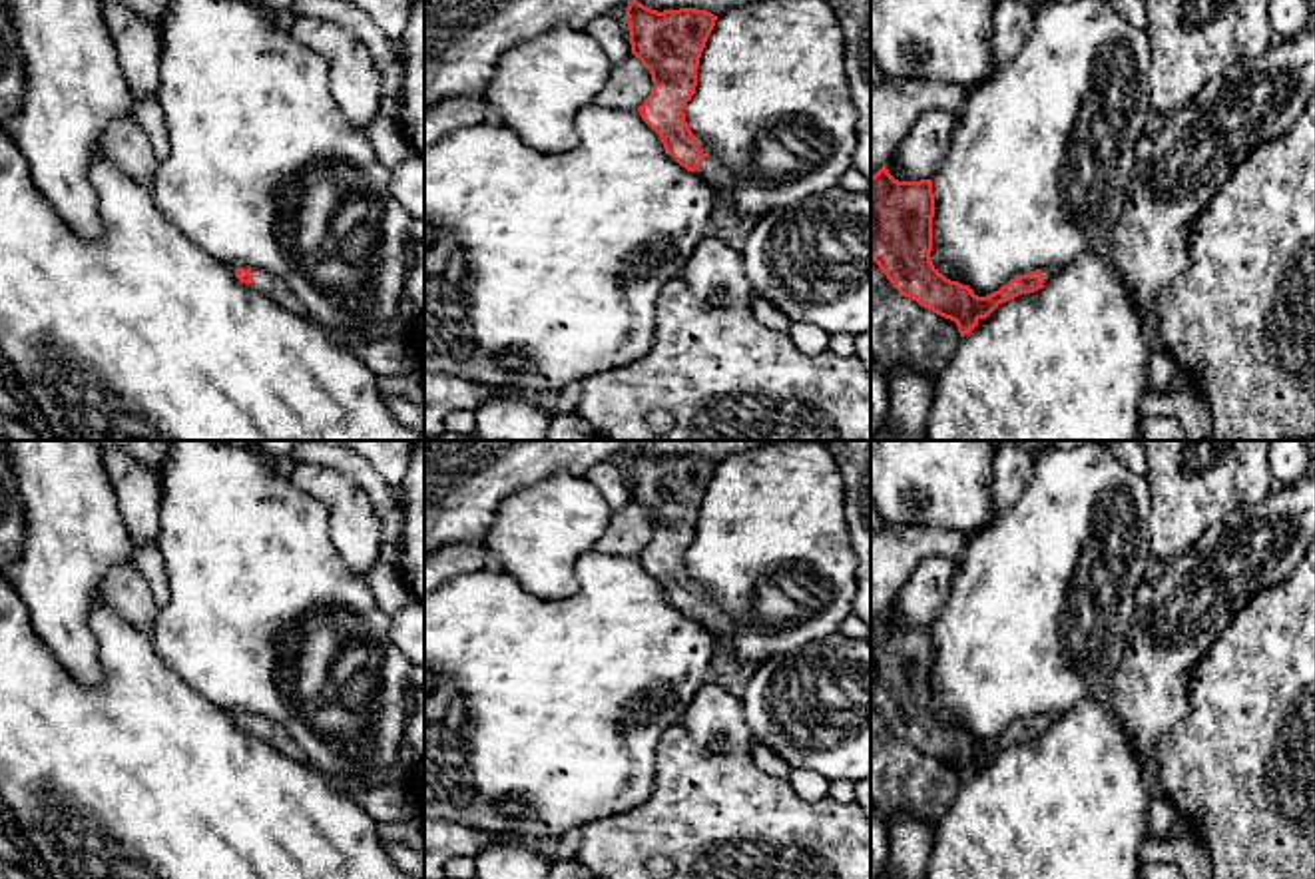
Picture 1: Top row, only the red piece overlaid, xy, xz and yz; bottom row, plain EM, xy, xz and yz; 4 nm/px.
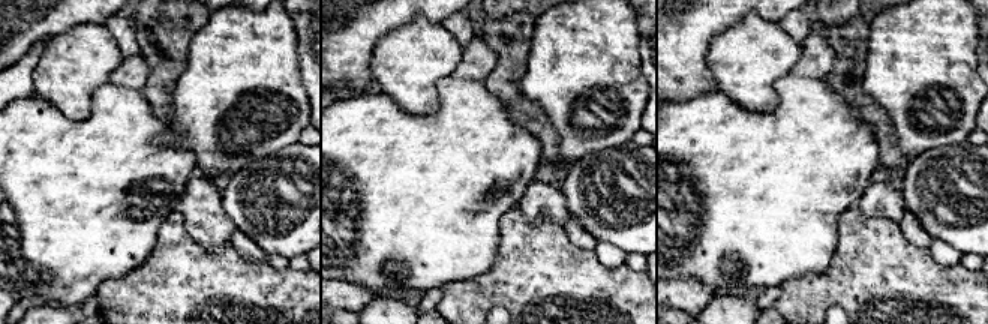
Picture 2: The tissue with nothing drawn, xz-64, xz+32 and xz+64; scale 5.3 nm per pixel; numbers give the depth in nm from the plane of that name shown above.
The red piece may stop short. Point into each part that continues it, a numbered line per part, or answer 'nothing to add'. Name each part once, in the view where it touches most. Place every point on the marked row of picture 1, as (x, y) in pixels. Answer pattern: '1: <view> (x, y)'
1: xy (263, 282)

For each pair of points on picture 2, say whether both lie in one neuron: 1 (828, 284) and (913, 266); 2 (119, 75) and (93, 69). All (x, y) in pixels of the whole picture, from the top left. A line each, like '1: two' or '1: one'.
1: one
2: two

